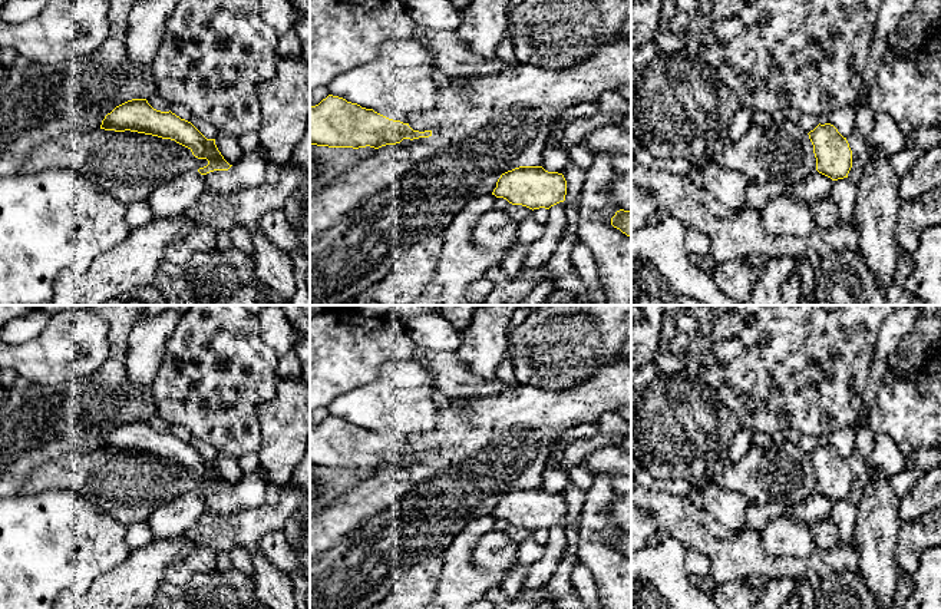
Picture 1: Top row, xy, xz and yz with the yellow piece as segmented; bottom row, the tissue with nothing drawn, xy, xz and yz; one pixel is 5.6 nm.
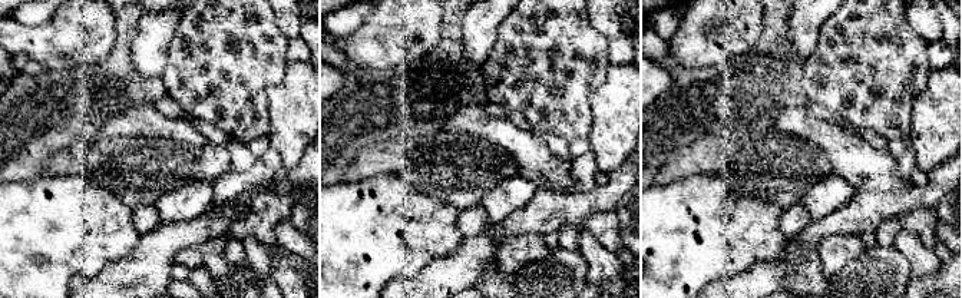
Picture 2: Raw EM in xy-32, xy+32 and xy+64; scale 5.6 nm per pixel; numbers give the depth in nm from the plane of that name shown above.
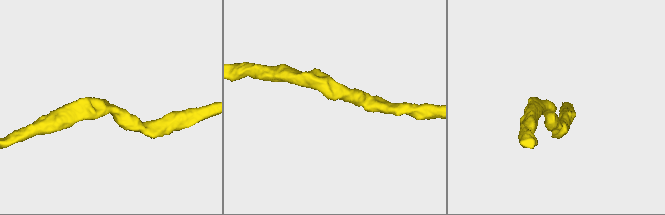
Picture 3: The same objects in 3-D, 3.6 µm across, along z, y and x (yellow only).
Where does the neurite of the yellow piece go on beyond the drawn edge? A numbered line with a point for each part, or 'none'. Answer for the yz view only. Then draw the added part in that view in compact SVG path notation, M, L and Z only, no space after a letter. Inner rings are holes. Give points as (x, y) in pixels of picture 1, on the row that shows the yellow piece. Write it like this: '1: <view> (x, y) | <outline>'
none

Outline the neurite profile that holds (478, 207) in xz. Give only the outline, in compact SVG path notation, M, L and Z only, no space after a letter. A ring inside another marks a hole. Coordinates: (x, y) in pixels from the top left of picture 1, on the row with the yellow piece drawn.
M492 193L472 199L442 232L442 249L436 271L422 294L410 305L482 305L470 304L468 287L503 261L508 251L483 249L473 244L478 219L493 209Z

